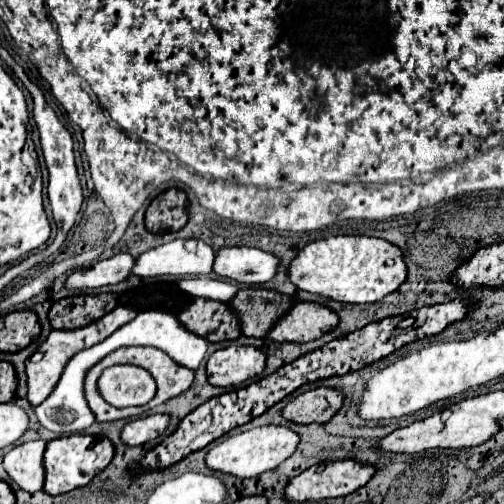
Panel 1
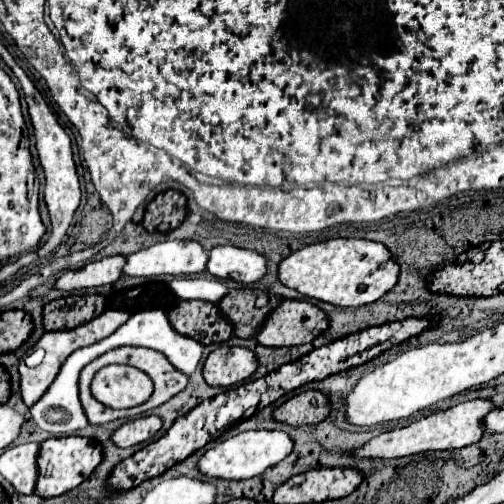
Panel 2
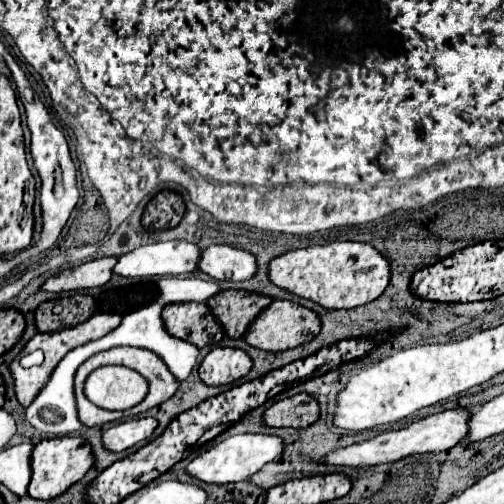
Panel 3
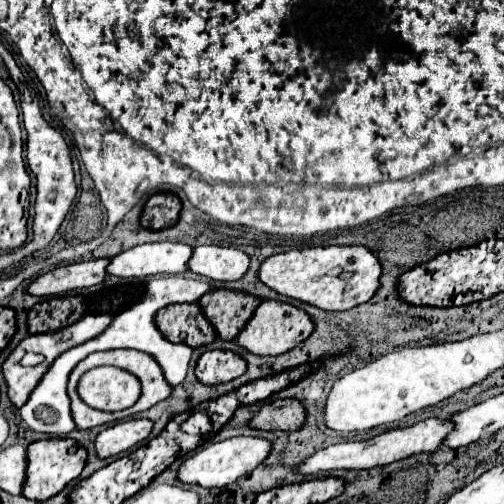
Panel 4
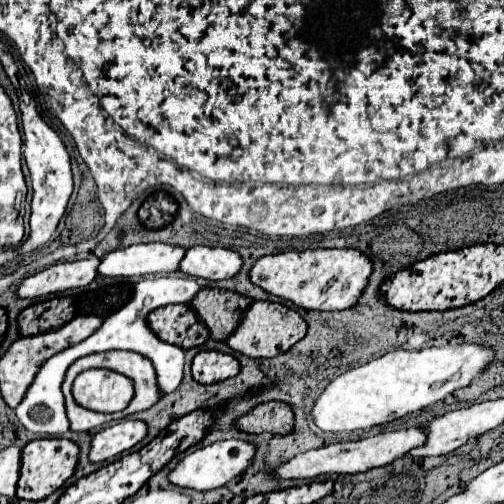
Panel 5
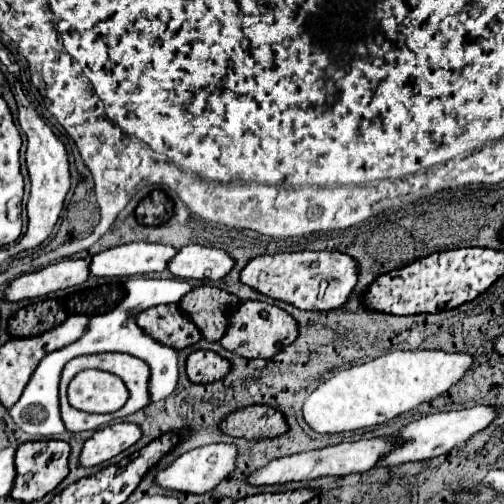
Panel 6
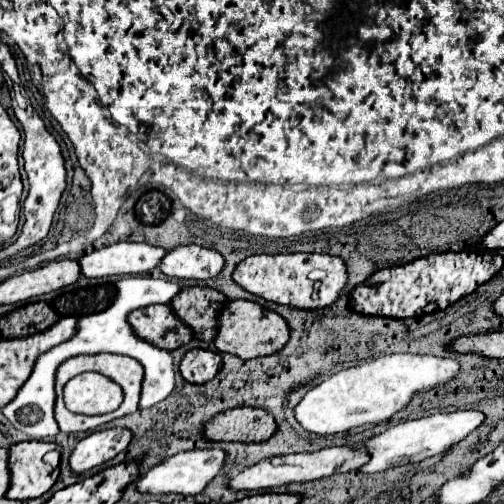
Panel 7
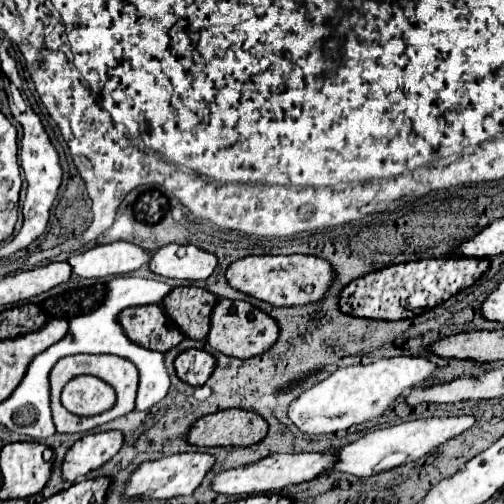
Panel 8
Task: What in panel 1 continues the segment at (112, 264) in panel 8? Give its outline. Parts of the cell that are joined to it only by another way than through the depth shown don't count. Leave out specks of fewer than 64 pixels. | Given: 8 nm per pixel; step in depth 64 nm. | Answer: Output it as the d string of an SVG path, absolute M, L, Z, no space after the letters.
M172 240L140 254L132 266L136 276L210 274L214 250L202 240Z

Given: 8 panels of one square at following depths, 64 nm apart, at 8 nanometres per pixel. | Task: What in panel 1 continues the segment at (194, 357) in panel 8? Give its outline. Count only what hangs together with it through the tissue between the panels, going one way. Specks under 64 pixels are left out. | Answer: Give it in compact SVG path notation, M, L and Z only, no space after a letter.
M226 346L216 350L206 364L208 382L220 388L234 388L264 370L264 352L252 346Z

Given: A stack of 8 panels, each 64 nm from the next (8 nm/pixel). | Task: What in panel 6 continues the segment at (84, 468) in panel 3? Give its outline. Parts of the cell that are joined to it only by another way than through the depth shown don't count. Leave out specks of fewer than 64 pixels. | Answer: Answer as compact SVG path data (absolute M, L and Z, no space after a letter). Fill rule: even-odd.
M36 440L36 442L24 442L16 448L14 464L16 464L16 478L10 492L10 498L22 500L22 502L34 502L52 492L68 474L68 454L70 446L62 440ZM52 454L60 454L58 460L50 460Z

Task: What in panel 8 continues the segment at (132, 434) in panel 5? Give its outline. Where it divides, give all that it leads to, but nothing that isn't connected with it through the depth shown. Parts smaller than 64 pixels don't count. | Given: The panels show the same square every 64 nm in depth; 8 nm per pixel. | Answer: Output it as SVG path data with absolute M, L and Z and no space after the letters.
M100 432L100 434L88 434L80 438L68 452L62 462L62 480L64 482L78 482L88 472L100 468L106 464L118 450L122 448L124 436L122 432Z

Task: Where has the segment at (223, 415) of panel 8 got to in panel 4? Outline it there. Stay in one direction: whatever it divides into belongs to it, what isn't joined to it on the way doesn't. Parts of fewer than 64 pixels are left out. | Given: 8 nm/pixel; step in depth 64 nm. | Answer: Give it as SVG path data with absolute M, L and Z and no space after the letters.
M274 400L264 404L250 420L256 430L298 430L304 424L304 408L298 400Z

